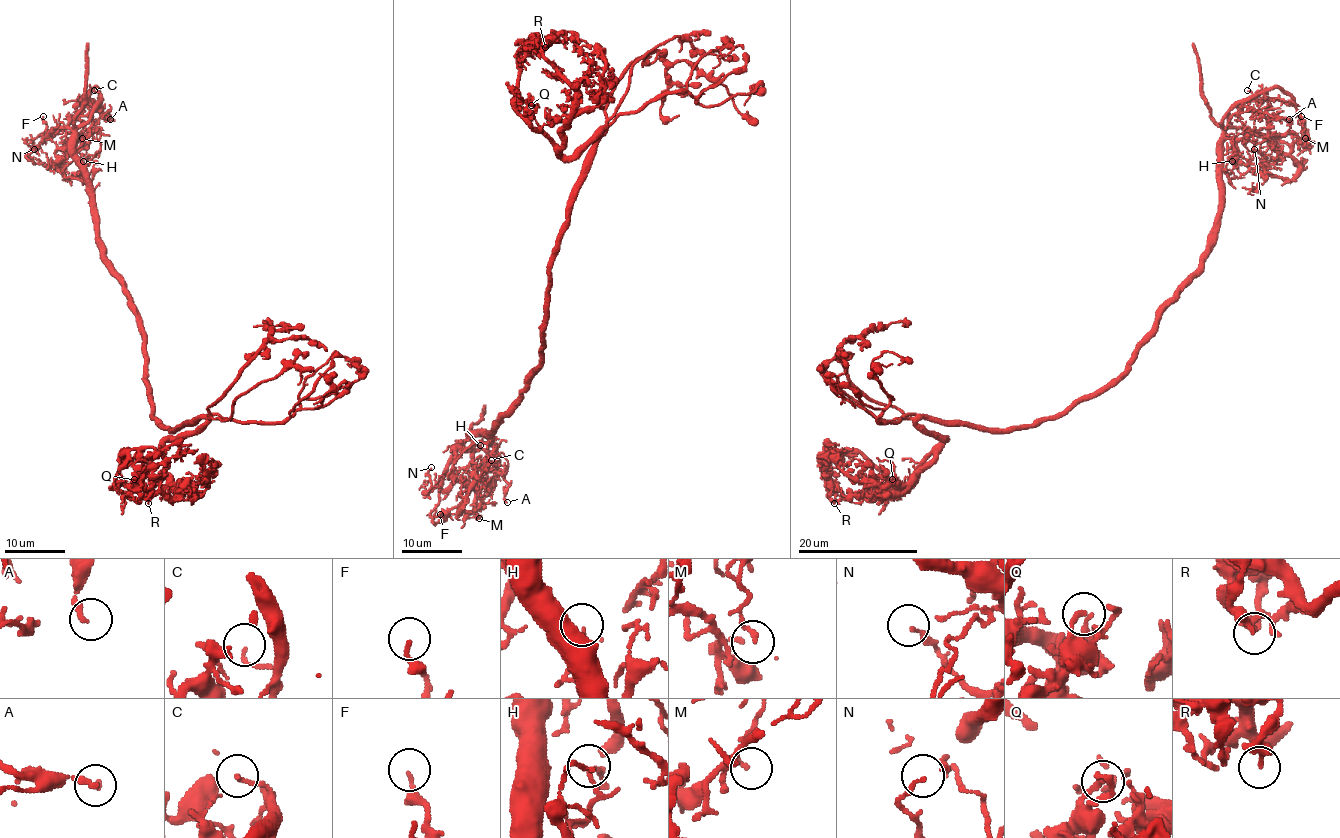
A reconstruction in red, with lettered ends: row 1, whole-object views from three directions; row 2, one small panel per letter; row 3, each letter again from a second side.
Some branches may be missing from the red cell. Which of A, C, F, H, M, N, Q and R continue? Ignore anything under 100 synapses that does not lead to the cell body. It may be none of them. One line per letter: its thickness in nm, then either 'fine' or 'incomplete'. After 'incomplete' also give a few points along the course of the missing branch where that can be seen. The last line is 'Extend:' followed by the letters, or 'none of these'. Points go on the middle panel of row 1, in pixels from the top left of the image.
A: 200 nm | fine
C: 110 nm | fine
F: 180 nm | fine
H: 80 nm | fine
M: 150 nm | fine
N: 100 nm | fine
Q: 200 nm | fine
R: 360 nm | fine
Extend: none of these

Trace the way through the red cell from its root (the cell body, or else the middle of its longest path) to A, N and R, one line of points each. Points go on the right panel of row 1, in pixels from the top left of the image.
A: (1104, 385), (1125, 370), (1157, 313), (1199, 266), (1218, 211), (1220, 137), (1229, 117), (1248, 107), (1289, 119)
N: (1104, 385), (1199, 266), (1218, 211), (1220, 137), (1247, 128), (1281, 152), (1268, 162), (1254, 149)
R: (1104, 385), (1011, 428), (919, 418), (943, 440), (931, 460), (898, 491), (867, 499), (832, 488), (834, 503)

